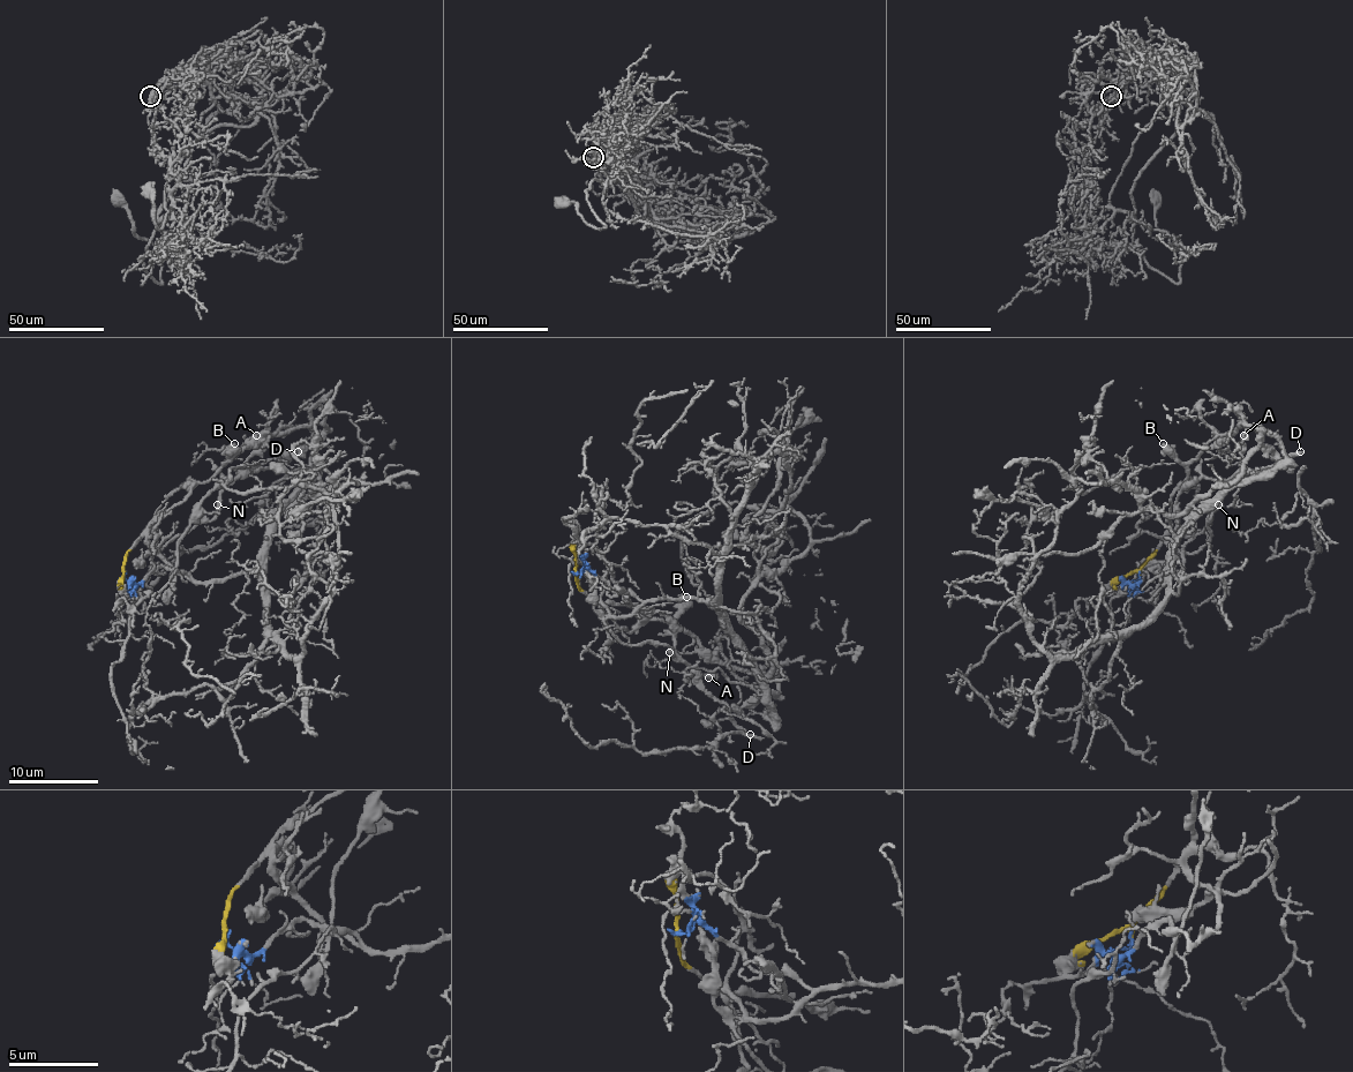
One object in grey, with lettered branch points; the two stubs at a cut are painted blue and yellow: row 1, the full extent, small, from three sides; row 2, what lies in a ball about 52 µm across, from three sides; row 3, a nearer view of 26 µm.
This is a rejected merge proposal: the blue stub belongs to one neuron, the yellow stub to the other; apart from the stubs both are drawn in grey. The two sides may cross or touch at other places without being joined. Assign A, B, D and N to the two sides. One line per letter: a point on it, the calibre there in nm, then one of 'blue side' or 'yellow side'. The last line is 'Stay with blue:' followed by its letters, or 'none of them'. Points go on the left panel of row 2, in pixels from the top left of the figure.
A: at (256, 435); 160 nm thick; blue side
B: at (234, 443); 550 nm thick; yellow side
D: at (298, 451); 280 nm thick; blue side
N: at (217, 504); 360 nm thick; blue side
Stay with blue: A, D, N

